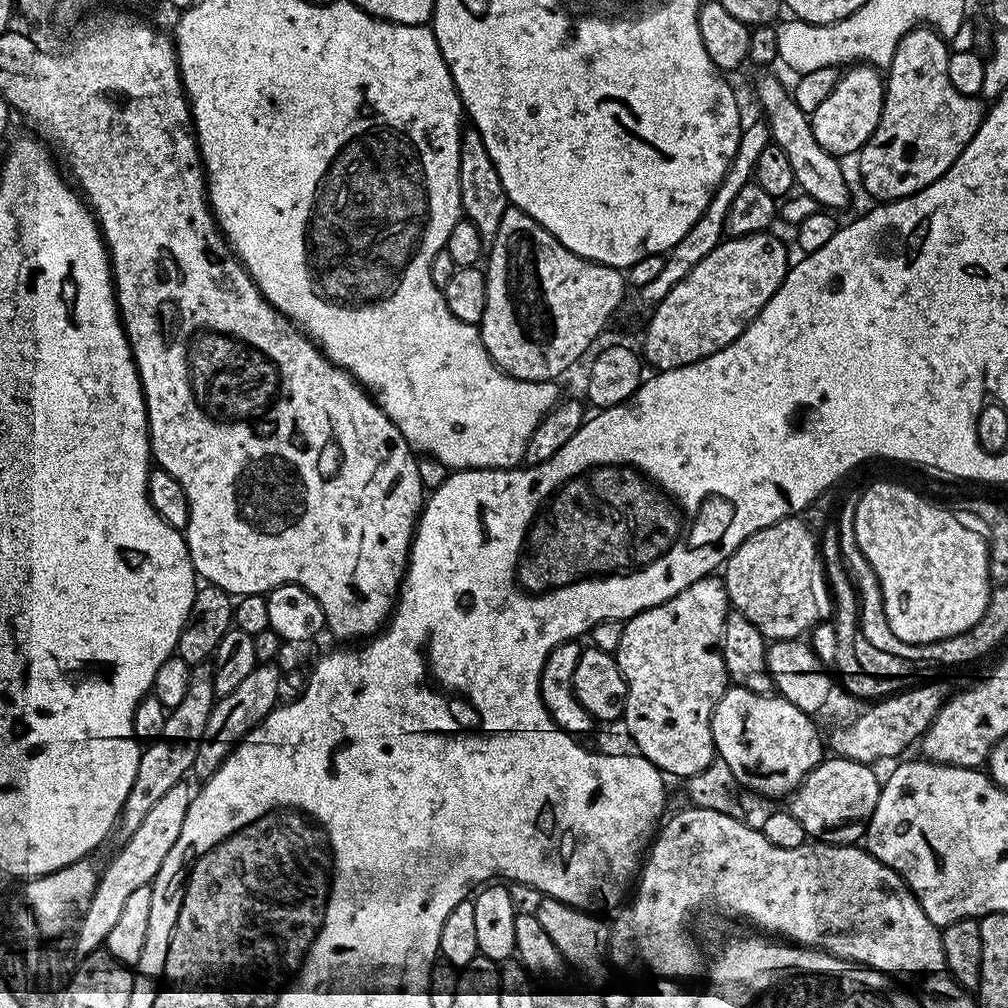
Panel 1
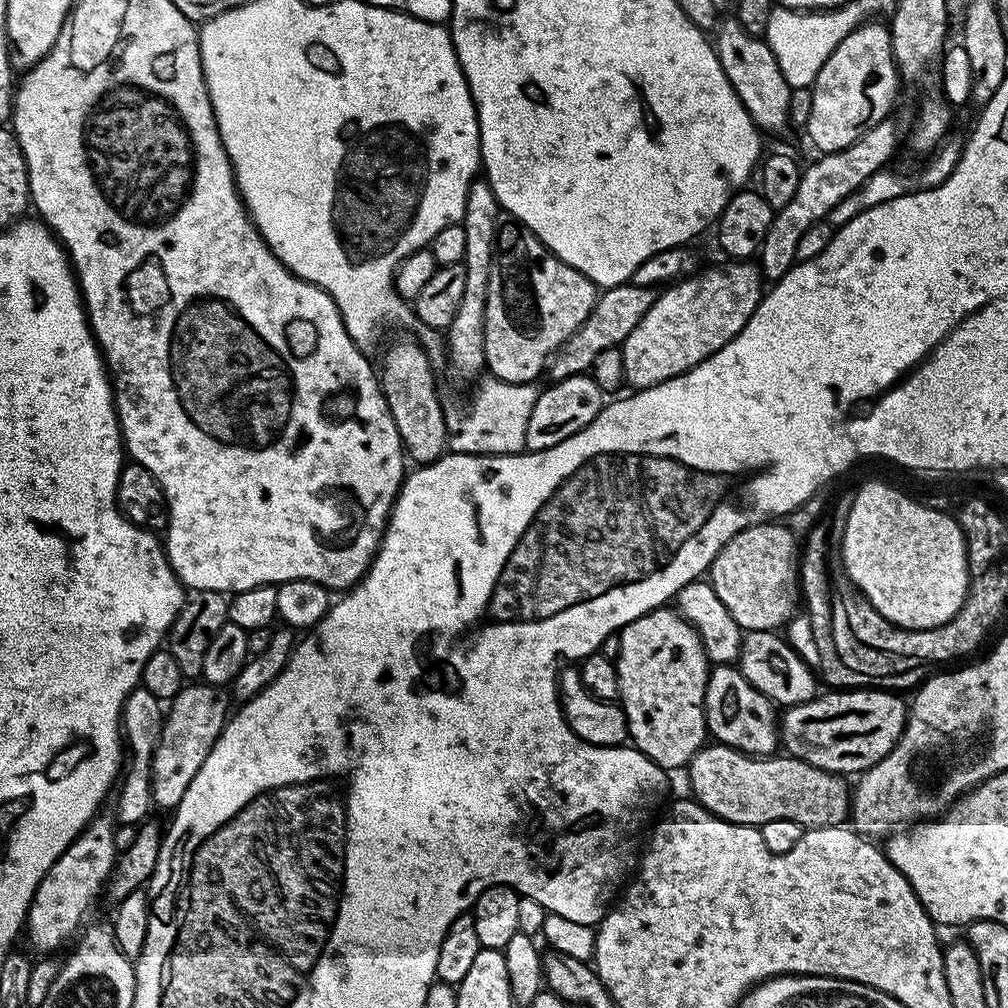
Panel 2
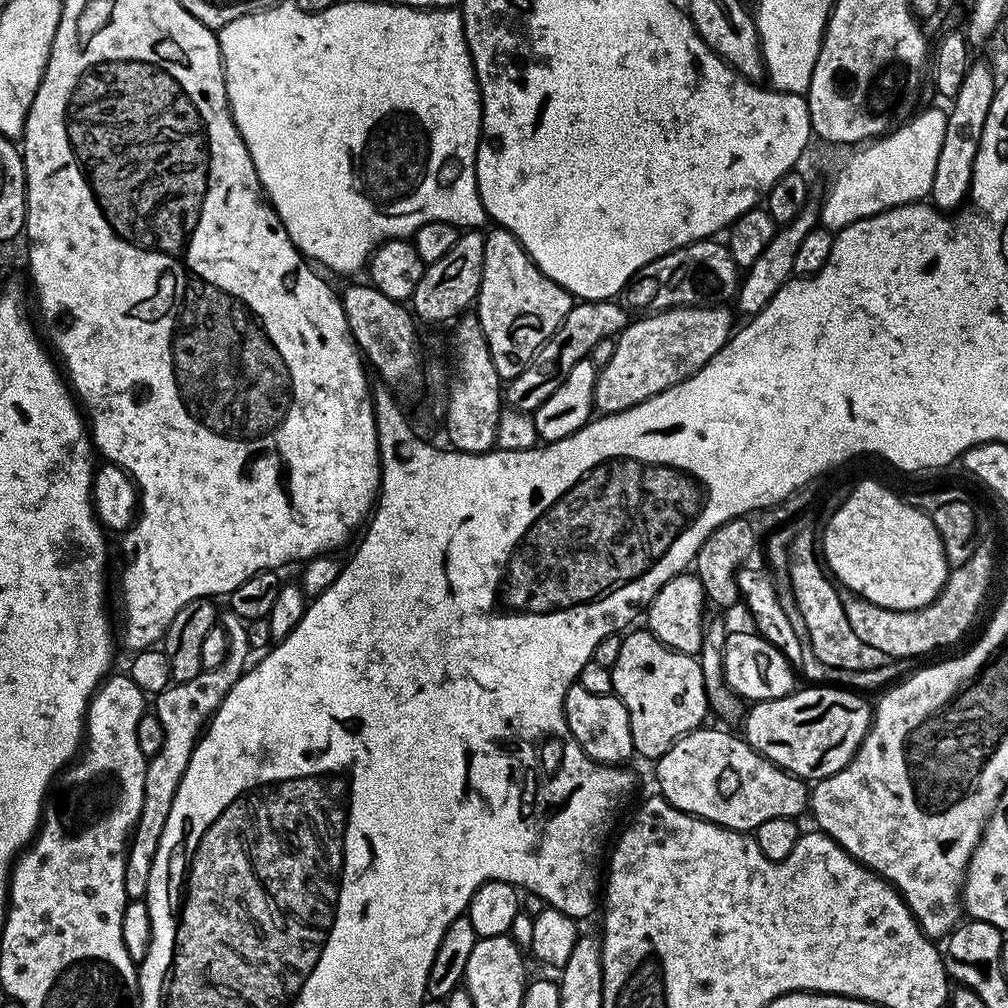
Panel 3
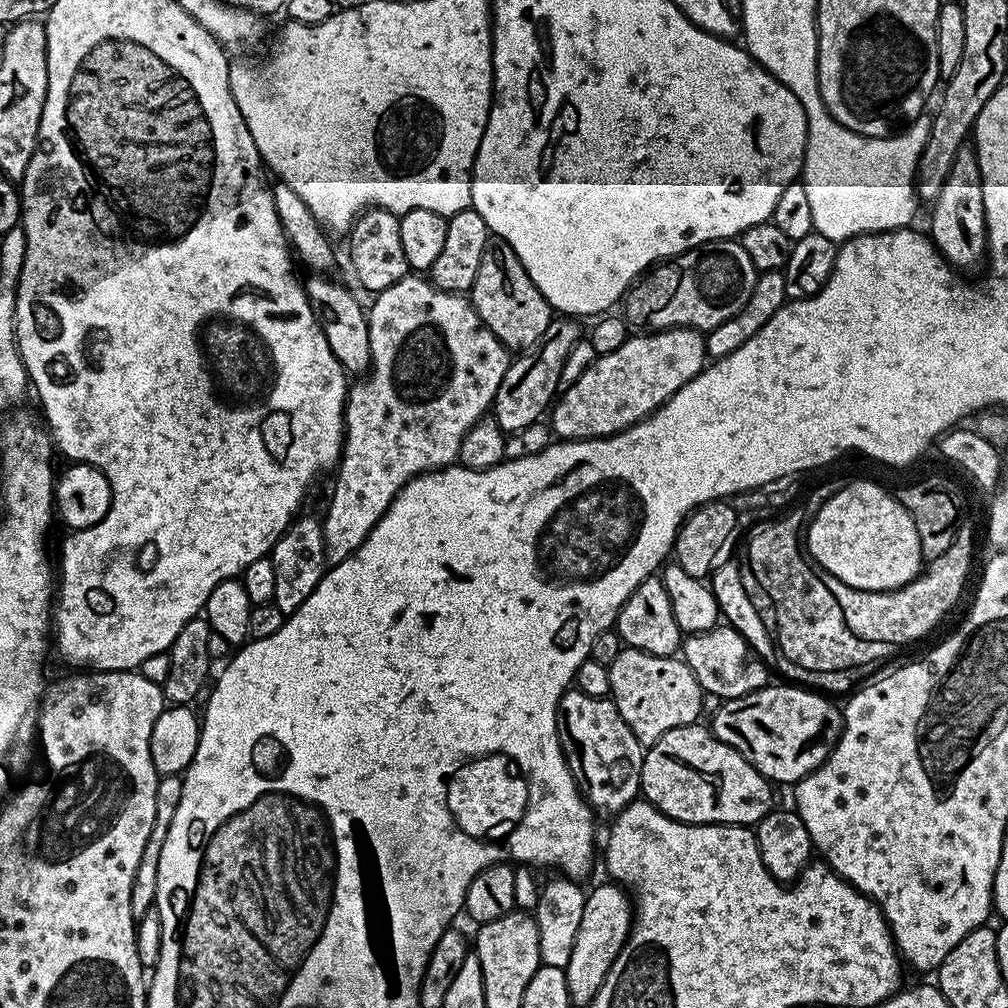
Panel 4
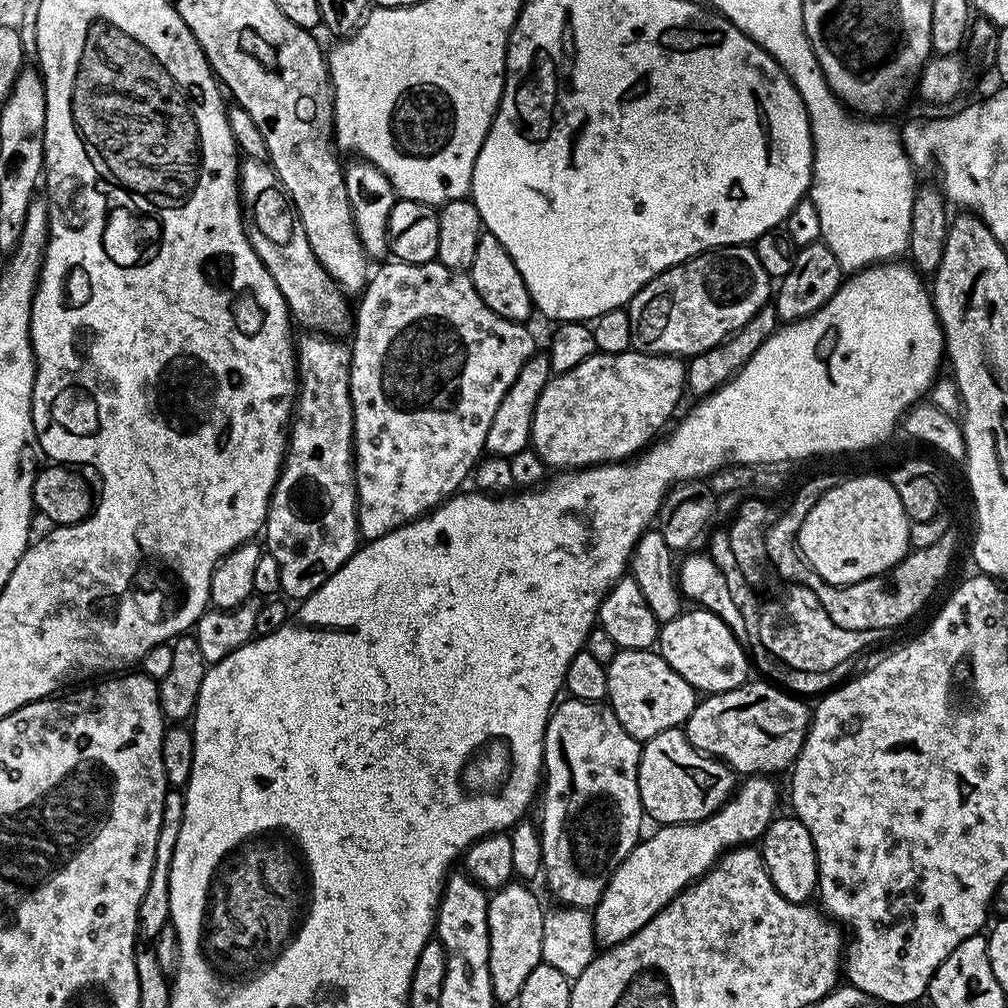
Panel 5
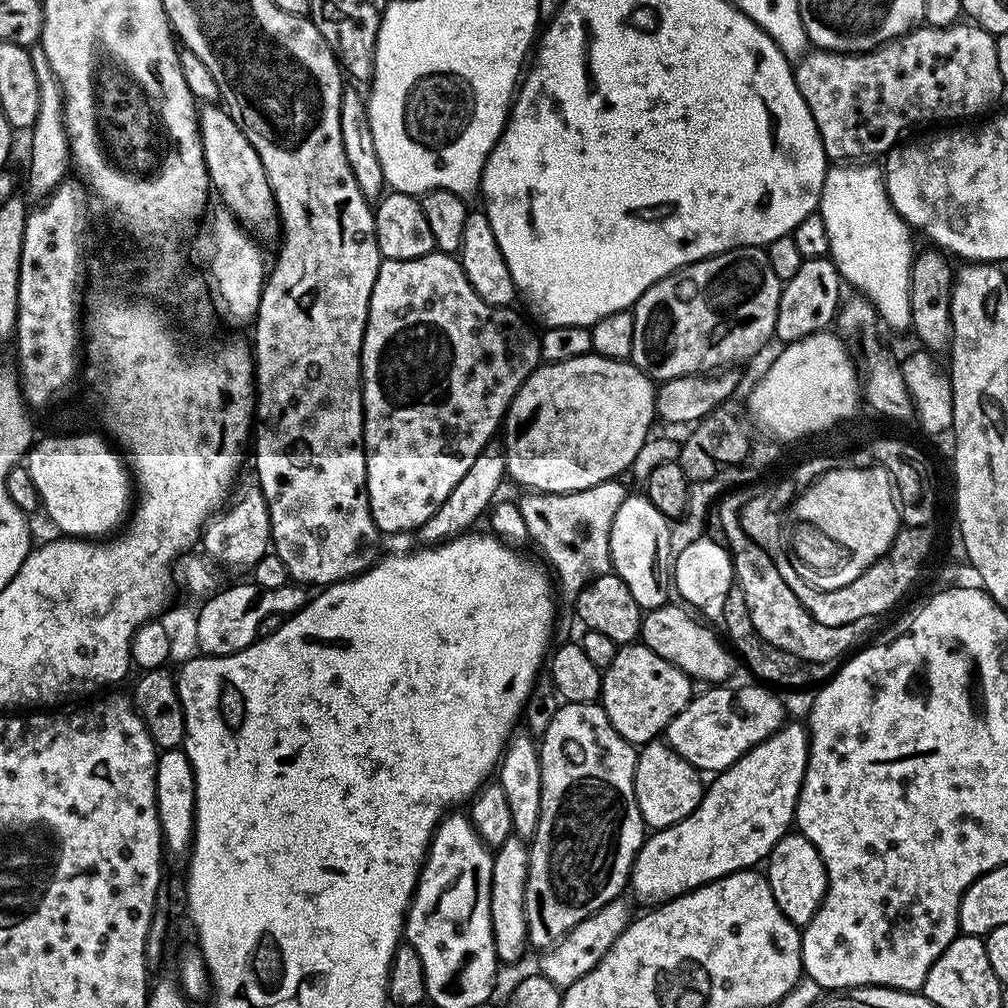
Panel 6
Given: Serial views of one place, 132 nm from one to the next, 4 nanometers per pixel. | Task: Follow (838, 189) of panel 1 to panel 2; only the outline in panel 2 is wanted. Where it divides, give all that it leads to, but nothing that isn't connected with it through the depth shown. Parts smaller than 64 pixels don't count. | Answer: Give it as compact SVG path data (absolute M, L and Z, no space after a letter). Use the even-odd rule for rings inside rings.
M734 16L717 23L714 29L714 47L723 72L734 86L739 100L746 106L756 127L765 133L776 132L788 126L791 117L793 89L786 82L777 59L770 50L767 41L746 32ZM716 35L716 36L715 36ZM768 131L768 132L767 132Z

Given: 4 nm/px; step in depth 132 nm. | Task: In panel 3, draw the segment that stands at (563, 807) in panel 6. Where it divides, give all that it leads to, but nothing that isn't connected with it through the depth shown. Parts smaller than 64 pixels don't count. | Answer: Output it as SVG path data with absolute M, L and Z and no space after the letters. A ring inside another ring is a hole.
M579 682L569 688L564 696L564 717L578 746L591 760L599 764L623 765L624 760L633 759L632 735L626 706L617 696L590 694Z

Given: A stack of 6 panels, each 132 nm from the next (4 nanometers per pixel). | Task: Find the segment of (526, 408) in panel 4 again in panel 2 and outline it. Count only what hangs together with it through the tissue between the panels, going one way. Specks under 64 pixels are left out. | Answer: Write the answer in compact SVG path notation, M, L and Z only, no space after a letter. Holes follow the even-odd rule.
M631 282L603 289L597 295L594 310L590 310L586 322L582 322L582 326L578 326L578 330L570 334L570 338L566 338L566 342L562 342L559 350L548 359L547 379L555 382L587 373L602 350L620 348L624 340L630 338L630 330L646 318L646 310L654 306L657 295L656 288L643 288Z

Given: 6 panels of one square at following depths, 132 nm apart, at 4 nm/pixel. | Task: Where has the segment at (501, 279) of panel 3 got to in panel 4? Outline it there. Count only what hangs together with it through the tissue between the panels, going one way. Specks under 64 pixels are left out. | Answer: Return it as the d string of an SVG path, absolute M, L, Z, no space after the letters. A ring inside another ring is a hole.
M495 234L489 235L486 250L482 250L482 266L478 266L478 278L474 278L470 299L485 326L501 340L505 348L516 354L538 342L538 338L542 338L542 330L546 330L554 318L553 308L548 305L538 286L534 286L530 274L526 274L518 254L514 254L512 247Z

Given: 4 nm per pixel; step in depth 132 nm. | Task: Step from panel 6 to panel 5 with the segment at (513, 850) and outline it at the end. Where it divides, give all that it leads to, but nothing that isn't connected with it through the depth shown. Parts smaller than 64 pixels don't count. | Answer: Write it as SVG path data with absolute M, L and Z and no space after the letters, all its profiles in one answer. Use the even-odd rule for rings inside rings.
M509 882L504 888L495 889L488 901L488 965L492 999L497 1005L515 1005L520 999L527 976L534 970L534 966L542 963L542 926L546 908L540 905L539 898L528 888L531 887L524 882Z

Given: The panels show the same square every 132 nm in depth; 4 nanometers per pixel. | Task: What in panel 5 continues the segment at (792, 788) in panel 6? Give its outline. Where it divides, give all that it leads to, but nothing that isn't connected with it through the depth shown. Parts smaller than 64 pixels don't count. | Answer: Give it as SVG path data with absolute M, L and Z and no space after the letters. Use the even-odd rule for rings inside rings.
M749 775L743 781L745 784L741 788L739 785L728 803L723 804L713 816L692 824L665 824L657 827L653 836L645 835L636 848L630 850L628 857L613 870L602 898L596 903L595 908L591 909L597 945L609 949L615 944L626 942L631 936L638 934L642 926L650 923L671 900L675 900L689 884L695 884L725 852L759 841L778 812L774 780L767 775Z

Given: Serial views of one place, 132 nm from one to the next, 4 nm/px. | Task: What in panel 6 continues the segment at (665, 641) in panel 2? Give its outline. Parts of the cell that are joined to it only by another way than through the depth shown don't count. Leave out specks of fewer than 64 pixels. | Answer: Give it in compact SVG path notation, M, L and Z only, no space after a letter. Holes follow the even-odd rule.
M642 642L625 644L608 668L603 669L602 707L614 730L634 746L655 741L668 723L694 696L693 681L678 666L666 662Z

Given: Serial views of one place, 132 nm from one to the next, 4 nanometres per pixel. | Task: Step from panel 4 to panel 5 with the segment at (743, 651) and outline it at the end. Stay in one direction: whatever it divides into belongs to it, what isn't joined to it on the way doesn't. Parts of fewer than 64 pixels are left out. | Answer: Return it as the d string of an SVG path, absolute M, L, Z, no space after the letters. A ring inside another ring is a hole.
M703 606L693 609L693 612L681 611L679 616L661 623L658 637L660 657L701 693L732 691L742 687L750 676L750 656L749 653L748 656L744 653L744 648L740 645L741 637L736 637L728 629L723 615L710 612Z

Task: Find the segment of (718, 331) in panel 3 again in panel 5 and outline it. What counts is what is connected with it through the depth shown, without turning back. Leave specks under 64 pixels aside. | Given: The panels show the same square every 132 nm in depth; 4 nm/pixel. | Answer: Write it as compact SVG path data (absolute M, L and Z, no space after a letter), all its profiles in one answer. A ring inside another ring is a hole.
M635 350L619 352L618 354L605 352L591 356L590 358L586 358L586 362L574 366L574 370L553 375L549 379L547 386L542 390L542 394L538 398L538 404L534 406L534 412L532 414L531 451L539 456L541 465L548 467L549 464L550 467L556 468L552 470L579 470L581 468L591 468L594 464L610 464L613 462L627 461L629 458L635 457L641 450L649 447L657 439L656 431L675 414L676 407L680 404L680 395L685 395L685 392L686 364L681 357L651 356L648 352L638 352Z

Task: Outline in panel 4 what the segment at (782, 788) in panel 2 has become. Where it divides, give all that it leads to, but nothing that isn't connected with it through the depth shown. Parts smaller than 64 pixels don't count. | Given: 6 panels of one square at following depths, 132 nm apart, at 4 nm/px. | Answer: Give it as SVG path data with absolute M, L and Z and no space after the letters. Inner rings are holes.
M703 723L687 724L667 731L645 751L640 775L641 795L668 817L687 824L742 824L755 826L767 812L773 811L770 781L738 752L720 741L711 727Z

